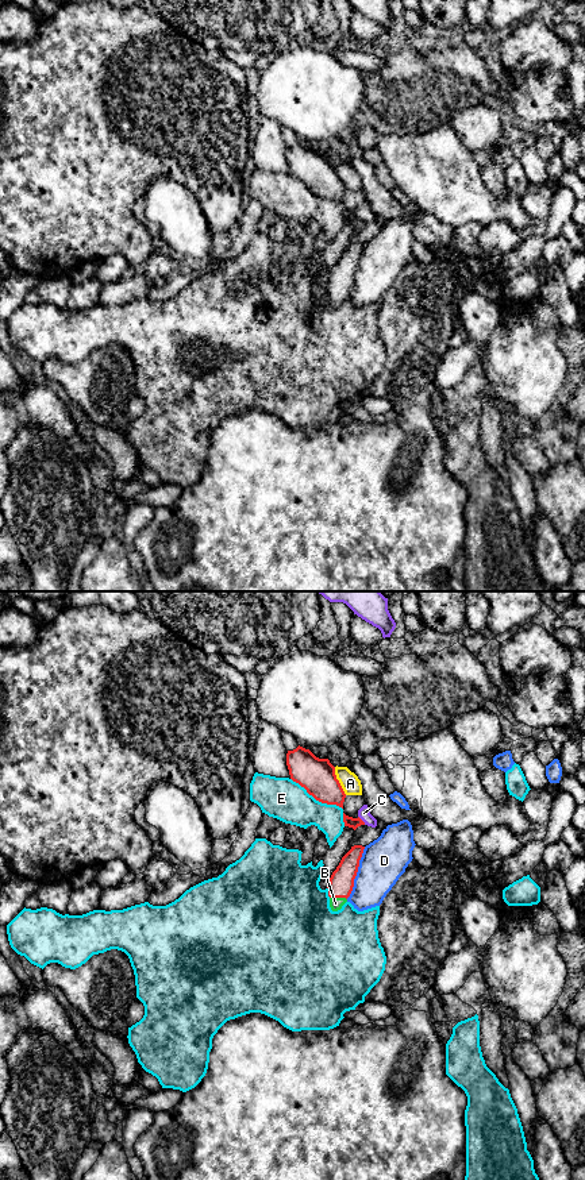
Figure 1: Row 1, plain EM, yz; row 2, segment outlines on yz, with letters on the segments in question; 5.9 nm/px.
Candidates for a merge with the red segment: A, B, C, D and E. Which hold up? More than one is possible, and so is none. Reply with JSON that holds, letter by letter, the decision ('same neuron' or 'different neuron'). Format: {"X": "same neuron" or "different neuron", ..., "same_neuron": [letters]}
{"A": "different neuron", "B": "same neuron", "C": "different neuron", "D": "different neuron", "E": "different neuron", "same_neuron": ["B"]}

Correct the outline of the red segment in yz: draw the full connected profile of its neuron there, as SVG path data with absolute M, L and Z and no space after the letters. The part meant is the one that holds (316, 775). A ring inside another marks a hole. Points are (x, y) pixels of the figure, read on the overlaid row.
M299 745L288 751L286 766L290 779L304 787L316 801L343 809L346 794L328 759L319 759L309 749Z

